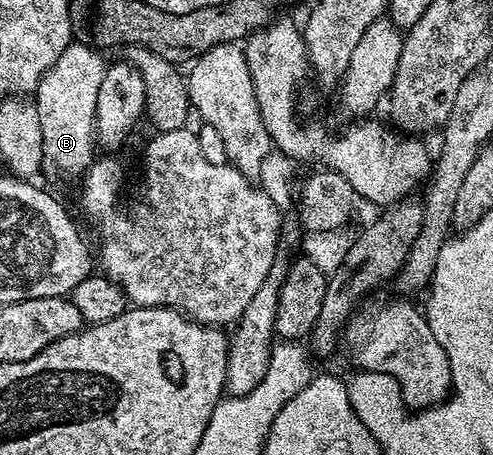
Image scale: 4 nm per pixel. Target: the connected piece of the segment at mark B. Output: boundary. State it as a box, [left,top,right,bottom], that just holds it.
[34,41,106,173]

